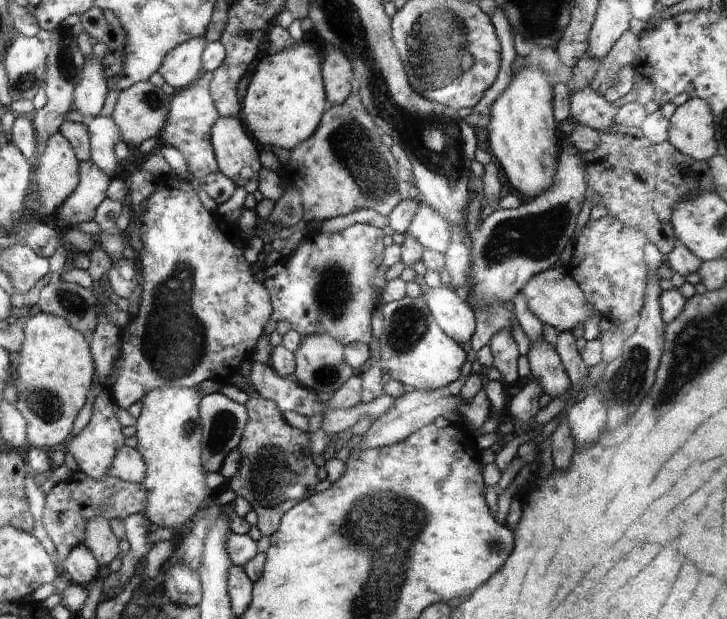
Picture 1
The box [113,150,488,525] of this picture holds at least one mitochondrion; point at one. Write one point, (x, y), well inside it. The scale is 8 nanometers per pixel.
(174, 338)

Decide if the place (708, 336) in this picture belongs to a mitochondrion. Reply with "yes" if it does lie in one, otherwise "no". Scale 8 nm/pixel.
yes

